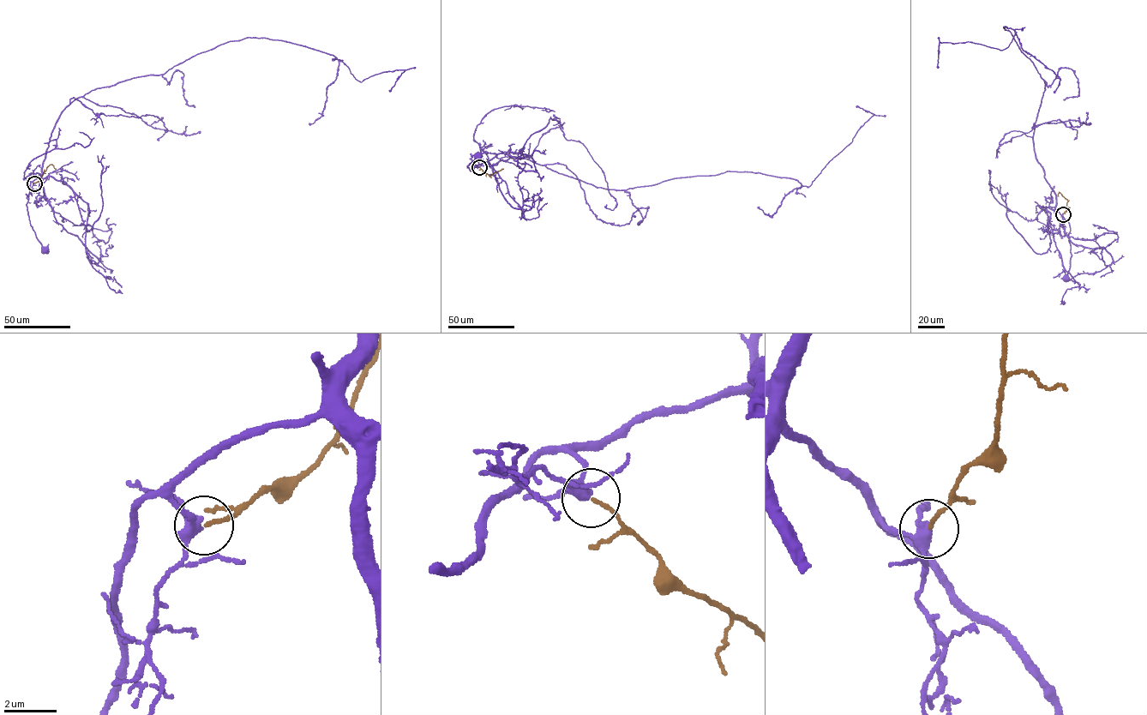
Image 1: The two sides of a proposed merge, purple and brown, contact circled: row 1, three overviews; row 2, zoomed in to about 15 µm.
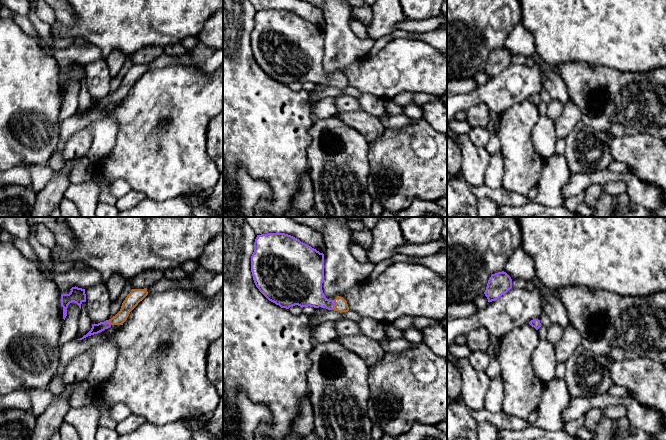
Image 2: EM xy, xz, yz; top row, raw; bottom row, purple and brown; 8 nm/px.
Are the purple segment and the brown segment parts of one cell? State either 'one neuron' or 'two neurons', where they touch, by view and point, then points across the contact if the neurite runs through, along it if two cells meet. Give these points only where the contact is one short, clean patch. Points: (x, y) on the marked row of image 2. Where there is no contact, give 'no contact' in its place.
one neuron; meets purple in xz at (334, 305); runs through xz (307, 290), (317, 299), (334, 305), (341, 305)

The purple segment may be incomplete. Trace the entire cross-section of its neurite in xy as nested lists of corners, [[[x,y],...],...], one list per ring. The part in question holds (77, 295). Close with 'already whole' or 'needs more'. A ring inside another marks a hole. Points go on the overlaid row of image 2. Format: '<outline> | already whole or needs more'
[[[72,287],[69,294],[61,294],[61,306],[63,307],[63,319],[67,316],[68,305],[72,302],[76,303],[81,309],[81,304],[86,302],[85,289]]] | already whole

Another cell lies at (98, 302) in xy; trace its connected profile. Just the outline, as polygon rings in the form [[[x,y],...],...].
[[[98,284],[85,289],[86,309],[92,324],[108,320],[111,298],[106,284]]]

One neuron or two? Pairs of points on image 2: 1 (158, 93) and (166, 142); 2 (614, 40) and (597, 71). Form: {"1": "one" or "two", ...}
{"1": "one", "2": "two"}

